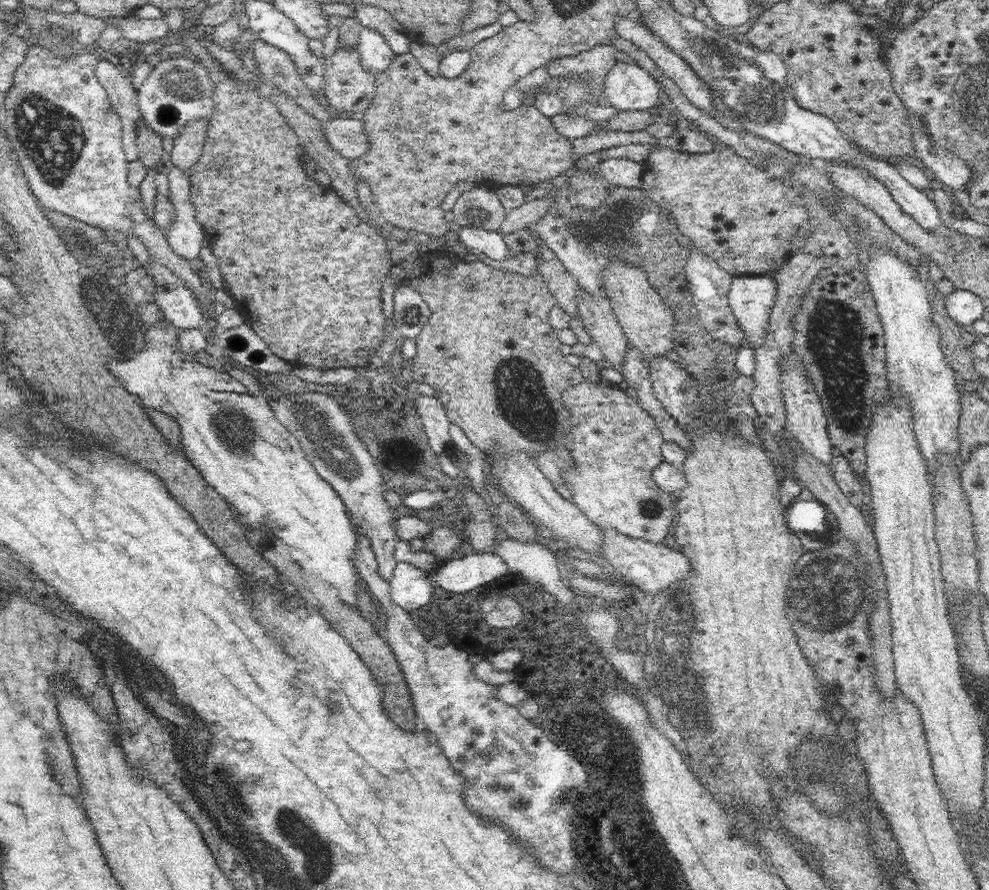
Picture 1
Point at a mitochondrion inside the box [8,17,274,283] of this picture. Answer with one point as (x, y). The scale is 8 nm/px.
(52, 140)

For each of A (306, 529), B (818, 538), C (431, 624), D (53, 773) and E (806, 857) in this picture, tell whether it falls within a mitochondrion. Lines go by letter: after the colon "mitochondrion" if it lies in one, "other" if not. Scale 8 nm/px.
A: other
B: mitochondrion
C: other
D: other
E: other

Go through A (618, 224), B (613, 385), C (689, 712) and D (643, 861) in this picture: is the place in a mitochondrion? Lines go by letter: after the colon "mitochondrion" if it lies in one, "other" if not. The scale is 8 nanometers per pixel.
A: mitochondrion
B: other
C: mitochondrion
D: other

